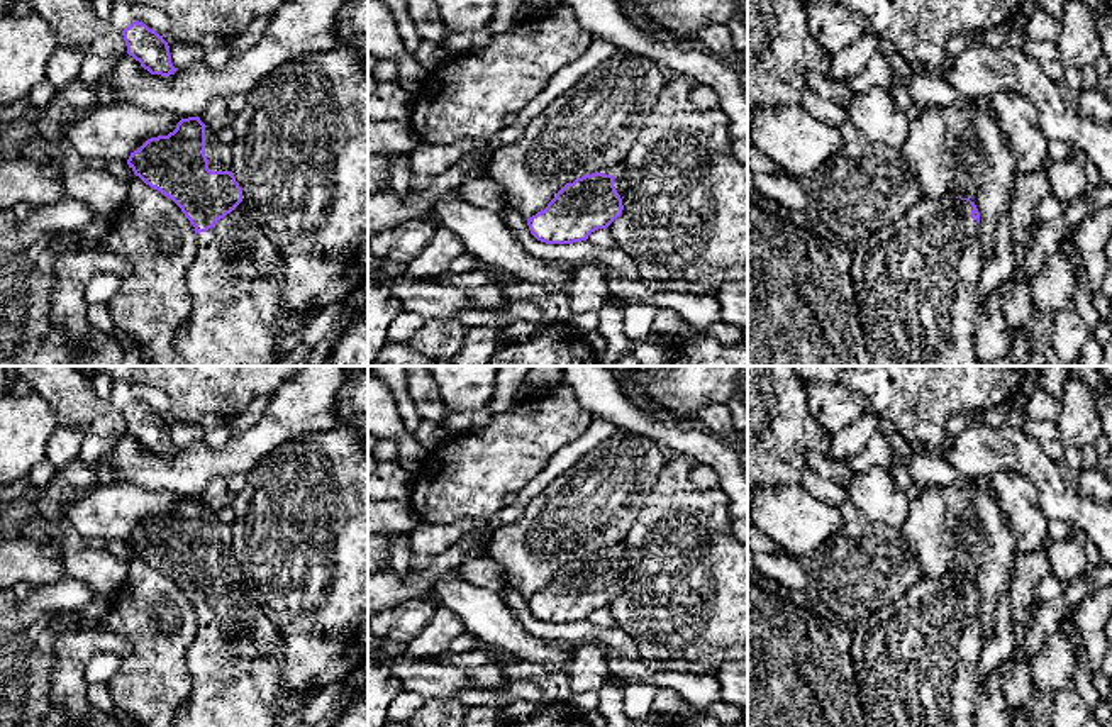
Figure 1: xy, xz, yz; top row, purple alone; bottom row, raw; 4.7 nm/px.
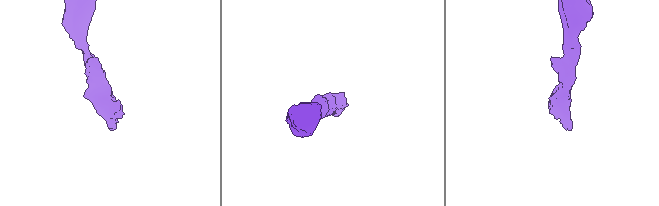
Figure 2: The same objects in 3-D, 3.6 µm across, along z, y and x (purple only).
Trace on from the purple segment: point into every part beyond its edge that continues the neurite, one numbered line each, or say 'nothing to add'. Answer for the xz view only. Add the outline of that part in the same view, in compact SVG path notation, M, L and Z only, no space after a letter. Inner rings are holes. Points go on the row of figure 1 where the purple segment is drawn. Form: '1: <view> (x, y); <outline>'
1: xz (619, 168); M626 153L622 158L619 158L615 163L609 164L607 168L598 169L598 173L614 176L614 186L622 198L624 208L626 208L626 197L627 197L627 183L626 183L627 158L629 158L629 153Z

